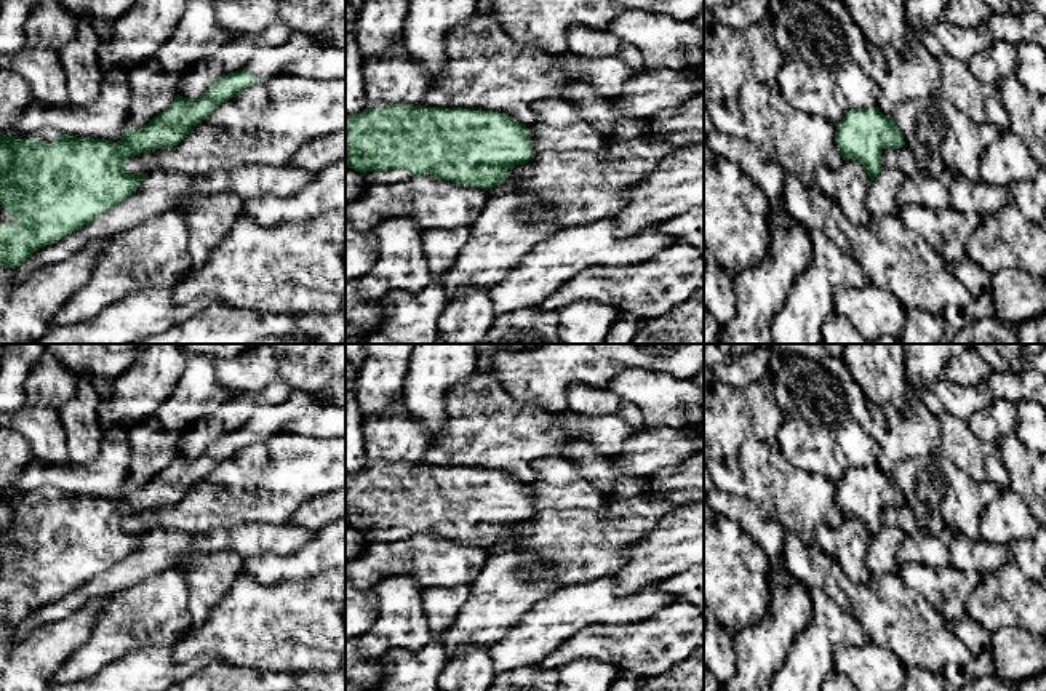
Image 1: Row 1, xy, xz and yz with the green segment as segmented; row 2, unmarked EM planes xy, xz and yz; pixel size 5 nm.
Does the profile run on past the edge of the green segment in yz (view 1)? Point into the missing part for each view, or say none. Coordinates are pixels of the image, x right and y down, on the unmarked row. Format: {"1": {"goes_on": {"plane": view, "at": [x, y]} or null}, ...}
{"1": {"goes_on": null}}

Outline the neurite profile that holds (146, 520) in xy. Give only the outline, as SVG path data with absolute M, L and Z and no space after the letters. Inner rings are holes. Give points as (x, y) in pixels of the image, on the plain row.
M280 430L218 464L178 504L142 510L126 518L123 528L126 533L149 533L157 526L206 533L242 523L286 523L301 504L344 483L345 437L320 438Z

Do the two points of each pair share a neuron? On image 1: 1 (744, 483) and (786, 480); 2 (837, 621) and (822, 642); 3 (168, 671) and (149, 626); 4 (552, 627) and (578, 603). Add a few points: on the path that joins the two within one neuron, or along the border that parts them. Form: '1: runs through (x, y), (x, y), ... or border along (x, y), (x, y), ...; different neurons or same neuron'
1: runs through (754, 482), (776, 482); same neuron
2: runs through (834, 626), (826, 637); same neuron
3: border along (171, 647), (138, 648), (122, 658); different neurons
4: runs through (558, 621), (571, 608); same neuron

